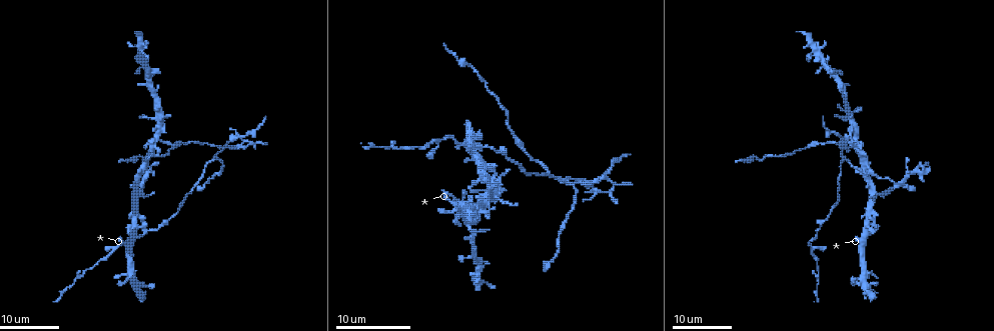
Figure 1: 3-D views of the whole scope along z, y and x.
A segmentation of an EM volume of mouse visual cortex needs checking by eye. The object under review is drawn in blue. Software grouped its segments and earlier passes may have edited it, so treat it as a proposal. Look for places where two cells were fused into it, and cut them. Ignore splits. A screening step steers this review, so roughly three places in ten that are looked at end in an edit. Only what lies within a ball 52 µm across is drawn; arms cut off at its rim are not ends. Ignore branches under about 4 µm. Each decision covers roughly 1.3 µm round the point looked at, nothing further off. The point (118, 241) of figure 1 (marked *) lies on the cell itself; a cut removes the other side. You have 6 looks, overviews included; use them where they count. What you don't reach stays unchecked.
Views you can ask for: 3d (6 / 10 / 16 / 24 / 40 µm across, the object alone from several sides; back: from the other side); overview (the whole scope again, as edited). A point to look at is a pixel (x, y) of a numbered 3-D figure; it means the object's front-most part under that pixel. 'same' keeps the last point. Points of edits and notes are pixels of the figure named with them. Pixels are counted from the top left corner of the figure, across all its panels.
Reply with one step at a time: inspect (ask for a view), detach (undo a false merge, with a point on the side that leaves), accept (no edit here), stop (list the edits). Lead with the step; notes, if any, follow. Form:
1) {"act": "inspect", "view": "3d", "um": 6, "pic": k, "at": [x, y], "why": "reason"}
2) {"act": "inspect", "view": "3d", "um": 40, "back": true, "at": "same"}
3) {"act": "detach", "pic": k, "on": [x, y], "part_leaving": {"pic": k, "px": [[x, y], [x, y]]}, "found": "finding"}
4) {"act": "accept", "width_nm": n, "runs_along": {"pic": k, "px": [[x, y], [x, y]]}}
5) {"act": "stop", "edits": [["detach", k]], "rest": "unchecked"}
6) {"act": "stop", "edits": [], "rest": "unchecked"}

{"act": "inspect", "view": "3d", "um": 16, "pic": 1, "at": [497, 150], "why": "sudden change in width"}

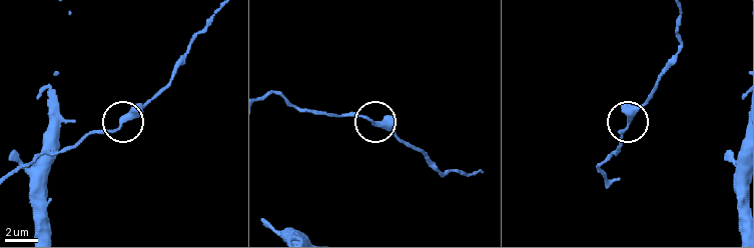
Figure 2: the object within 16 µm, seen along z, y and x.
{"act": "inspect", "view": "3d", "um": 10, "pic": 2, "at": [121, 124]}

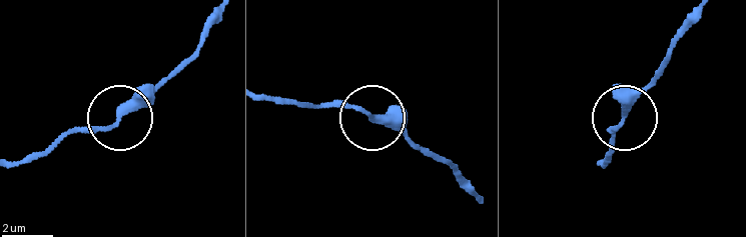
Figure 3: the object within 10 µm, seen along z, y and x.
{"act": "accept", "width_nm": 260, "found": "continuous, no second cell"}

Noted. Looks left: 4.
{"act": "inspect", "view": "3d", "um": 16, "pic": 1, "at": [846, 117]}

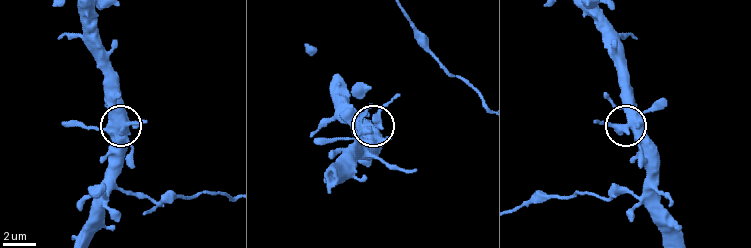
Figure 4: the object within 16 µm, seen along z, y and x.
{"act": "inspect", "view": "3d", "um": 6, "pic": 4, "at": [623, 126]}

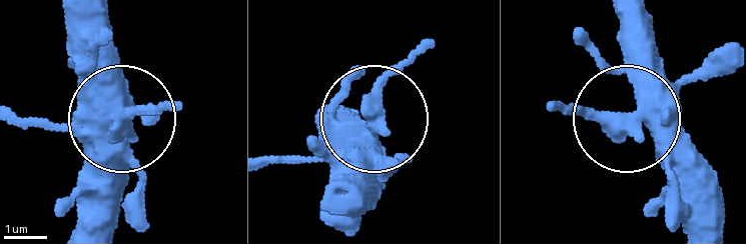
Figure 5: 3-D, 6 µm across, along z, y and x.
{"act": "accept", "found": "all the same cell"}

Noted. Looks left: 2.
{"act": "inspect", "view": "3d", "um": 24, "pic": 1, "at": [577, 182], "why": "looks like a crossing"}

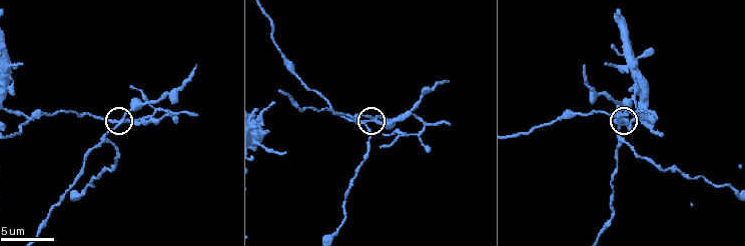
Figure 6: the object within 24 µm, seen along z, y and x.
{"act": "inspect", "view": "3d", "um": 6, "pic": 6, "at": [371, 117]}

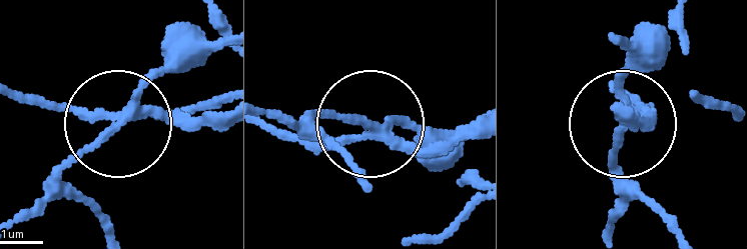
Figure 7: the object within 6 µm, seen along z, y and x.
{"act": "detach", "pic": 7, "on": [188, 118], "part_leaving": {"pic": 7, "px": [[128, 115], [13, 94]]}, "found": "two cells meet here"}

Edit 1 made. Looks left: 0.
{"act": "stop", "edits": [["detach", 7]], "rest": "unchecked"}

